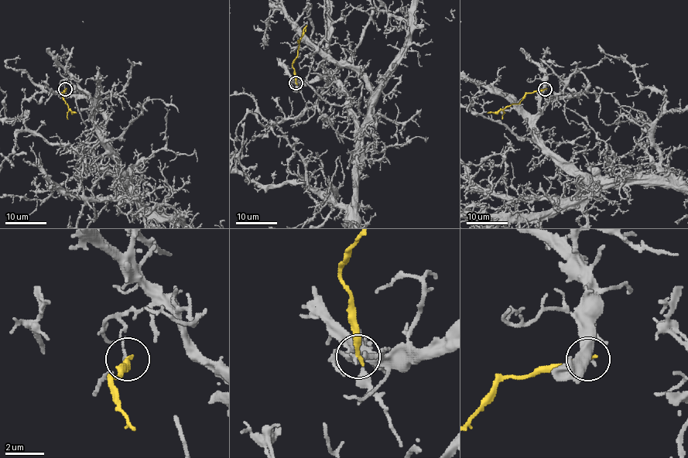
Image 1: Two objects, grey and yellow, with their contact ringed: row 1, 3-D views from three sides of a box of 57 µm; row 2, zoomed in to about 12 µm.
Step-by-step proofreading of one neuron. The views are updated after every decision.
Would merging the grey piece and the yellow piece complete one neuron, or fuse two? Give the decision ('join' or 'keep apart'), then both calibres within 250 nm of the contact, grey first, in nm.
keep apart | 140/300 nm

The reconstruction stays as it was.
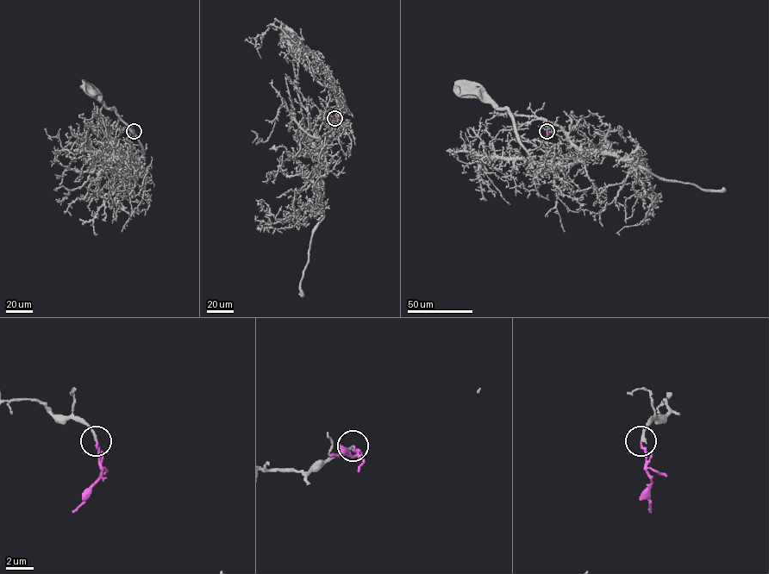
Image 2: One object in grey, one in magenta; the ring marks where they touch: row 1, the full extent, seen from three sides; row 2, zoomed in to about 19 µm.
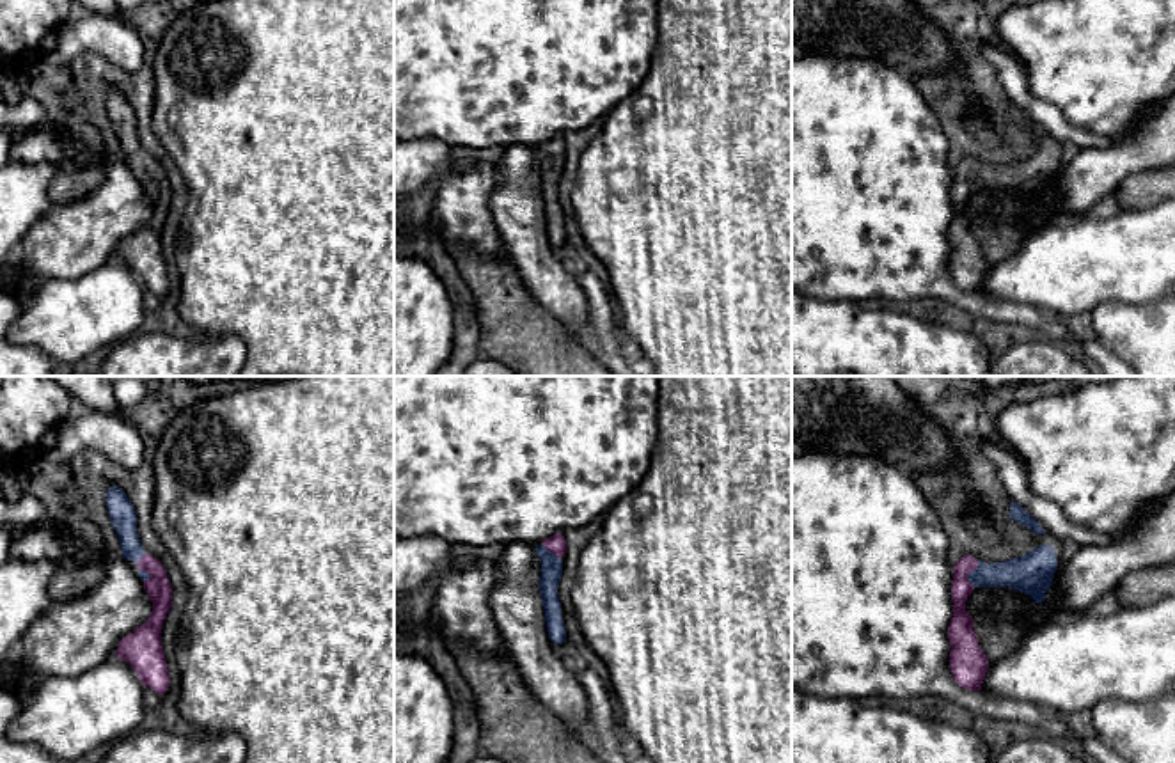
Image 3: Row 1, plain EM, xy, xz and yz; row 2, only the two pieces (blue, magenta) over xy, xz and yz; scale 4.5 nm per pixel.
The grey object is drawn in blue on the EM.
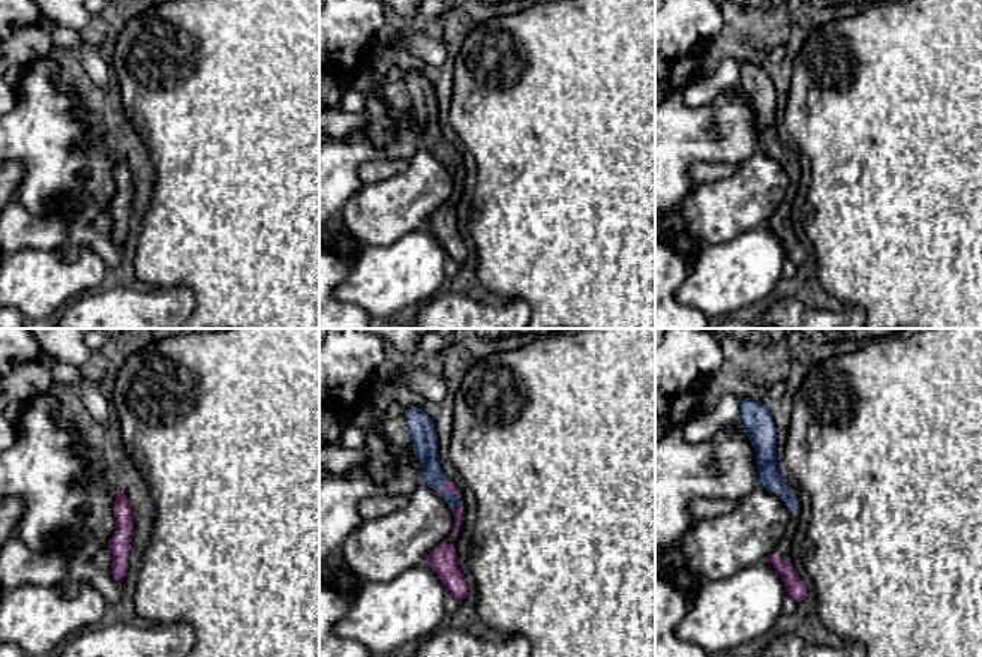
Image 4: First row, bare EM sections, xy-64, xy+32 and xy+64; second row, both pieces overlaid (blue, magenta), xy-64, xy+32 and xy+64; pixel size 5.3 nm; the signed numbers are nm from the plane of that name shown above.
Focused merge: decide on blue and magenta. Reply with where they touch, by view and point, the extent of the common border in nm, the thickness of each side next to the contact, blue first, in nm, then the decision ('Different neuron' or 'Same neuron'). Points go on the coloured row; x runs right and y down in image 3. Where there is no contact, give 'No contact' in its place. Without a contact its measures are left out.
Touches blue at yz (968, 575). Shared border 130 nm. Thickness 160 nm (blue) against 110 nm. Same neuron

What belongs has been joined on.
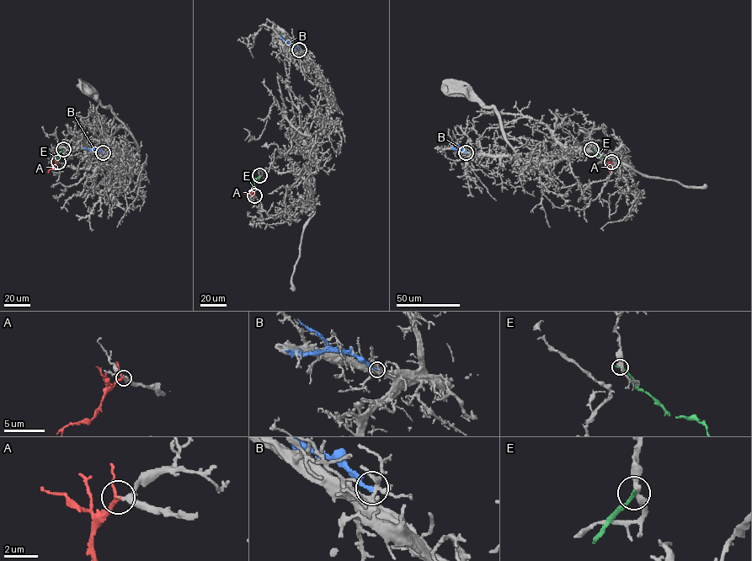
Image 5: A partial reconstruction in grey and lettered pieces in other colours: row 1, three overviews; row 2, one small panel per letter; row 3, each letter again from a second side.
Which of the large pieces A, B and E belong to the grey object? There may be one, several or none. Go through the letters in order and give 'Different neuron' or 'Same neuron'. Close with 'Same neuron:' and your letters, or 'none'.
A: Same neuron
B: Different neuron
E: Different neuron
Same neuron: A

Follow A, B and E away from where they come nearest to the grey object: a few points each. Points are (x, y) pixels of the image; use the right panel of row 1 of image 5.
A: (611, 162), (609, 173)
B: (466, 152), (451, 148)
E: (591, 149), (606, 161)

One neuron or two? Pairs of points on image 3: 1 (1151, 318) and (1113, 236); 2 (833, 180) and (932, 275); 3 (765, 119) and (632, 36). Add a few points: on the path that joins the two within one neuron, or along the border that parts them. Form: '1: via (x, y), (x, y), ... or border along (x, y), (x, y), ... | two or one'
1: border along (1156, 298), (1145, 304), (1101, 304) | two
2: via (858, 204), (907, 254) | one
3: border along (657, 18), (654, 59), (646, 77), (636, 87) | two

